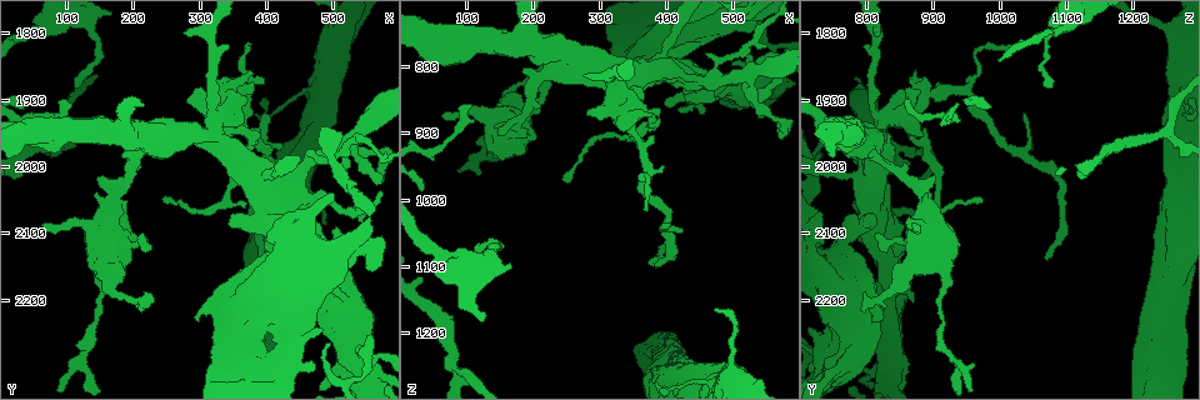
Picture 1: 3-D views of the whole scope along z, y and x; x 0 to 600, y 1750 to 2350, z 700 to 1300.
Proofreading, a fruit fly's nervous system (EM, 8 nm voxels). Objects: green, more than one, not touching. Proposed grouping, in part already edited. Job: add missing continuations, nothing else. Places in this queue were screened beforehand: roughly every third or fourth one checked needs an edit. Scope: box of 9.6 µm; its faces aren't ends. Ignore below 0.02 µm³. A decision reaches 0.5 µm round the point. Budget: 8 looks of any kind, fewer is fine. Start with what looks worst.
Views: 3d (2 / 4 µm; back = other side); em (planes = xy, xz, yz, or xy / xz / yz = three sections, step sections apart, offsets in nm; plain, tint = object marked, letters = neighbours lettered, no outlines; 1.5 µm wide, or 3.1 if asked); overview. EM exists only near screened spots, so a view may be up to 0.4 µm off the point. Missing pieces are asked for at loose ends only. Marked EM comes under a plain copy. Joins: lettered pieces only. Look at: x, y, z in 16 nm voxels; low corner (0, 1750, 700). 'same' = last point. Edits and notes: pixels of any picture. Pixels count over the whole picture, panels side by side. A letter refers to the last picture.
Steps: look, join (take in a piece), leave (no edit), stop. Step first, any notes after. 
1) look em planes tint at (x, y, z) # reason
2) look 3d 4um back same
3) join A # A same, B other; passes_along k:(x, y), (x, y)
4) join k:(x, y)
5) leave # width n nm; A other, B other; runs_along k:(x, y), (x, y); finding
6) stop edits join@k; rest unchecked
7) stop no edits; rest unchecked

look 3d 2um at (120, 1880, 1065) # tapers out

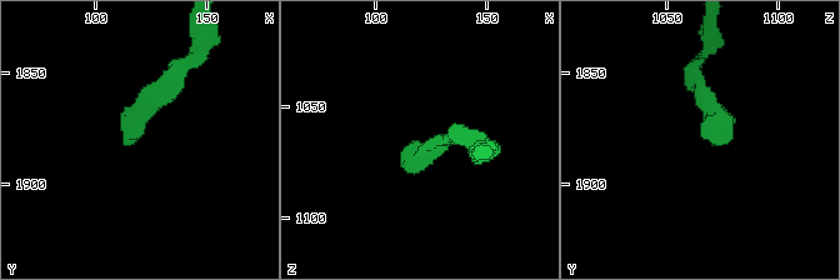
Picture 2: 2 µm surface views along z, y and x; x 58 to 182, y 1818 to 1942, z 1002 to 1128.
look em planes letters at (115, 1881, 1067)

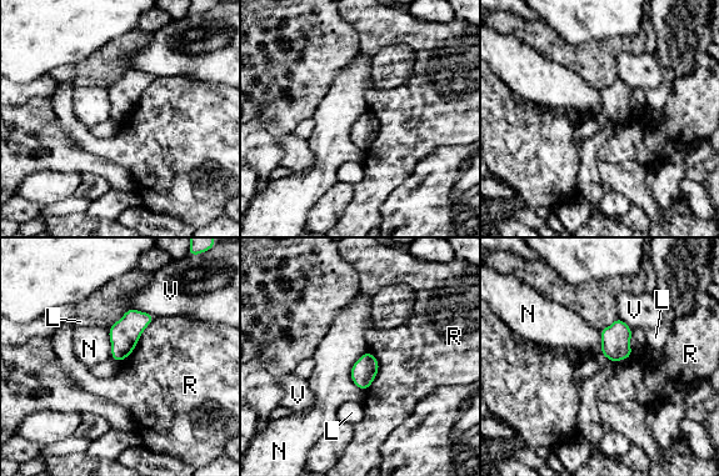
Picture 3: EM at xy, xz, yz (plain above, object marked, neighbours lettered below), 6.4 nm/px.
leave # L other, N other, R other, V other; no lettered piece goes on from it

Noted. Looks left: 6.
look em xy step 8 letters at (495, 2190, 795) # an open end

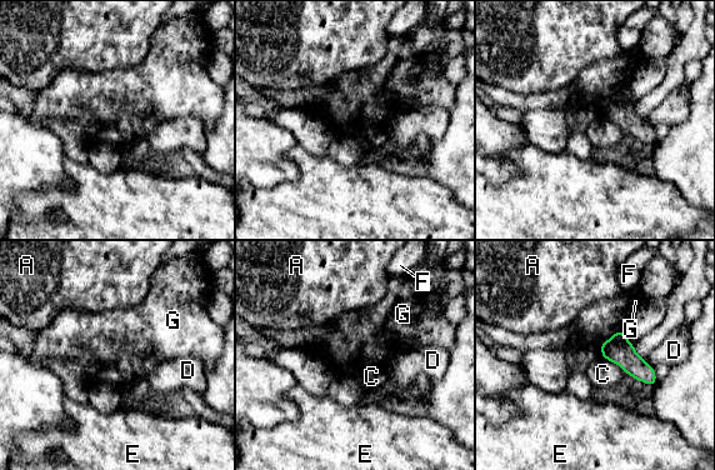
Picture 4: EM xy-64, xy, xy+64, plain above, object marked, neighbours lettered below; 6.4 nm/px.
leave # longest_contact C 200 nm; A other, C other, D other, E other, F other, G other; border 4:(601, 356), (615, 363), (626, 374); none of them fits

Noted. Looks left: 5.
look 3d 2um back at (570, 2025, 880)

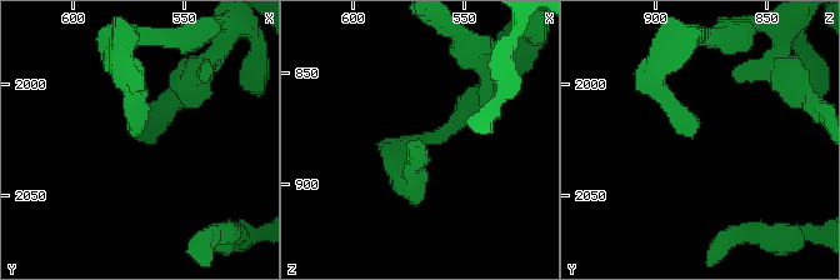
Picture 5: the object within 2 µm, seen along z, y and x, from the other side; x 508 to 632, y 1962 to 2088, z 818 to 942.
look em planes letters at (571, 2024, 885) # shape alone is not enough

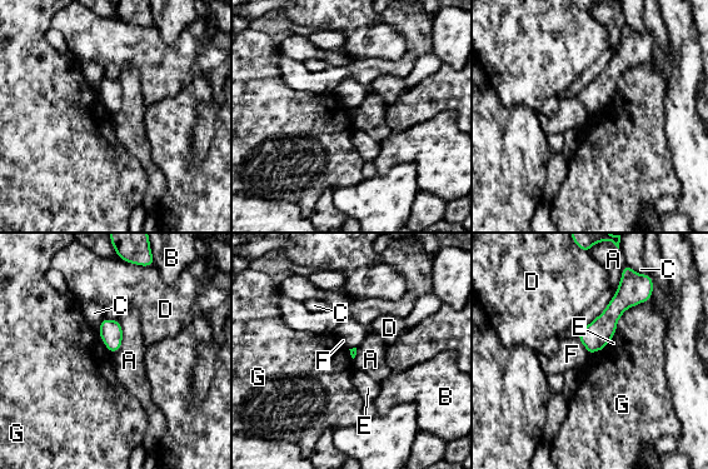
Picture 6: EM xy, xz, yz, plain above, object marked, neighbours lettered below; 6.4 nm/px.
leave # A other, B other, C other, D other, E other, F other, G other; runs_along 6:(631, 289), (594, 337), (591, 349); none of them fits

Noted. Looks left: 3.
stop no edits; rest unchecked

